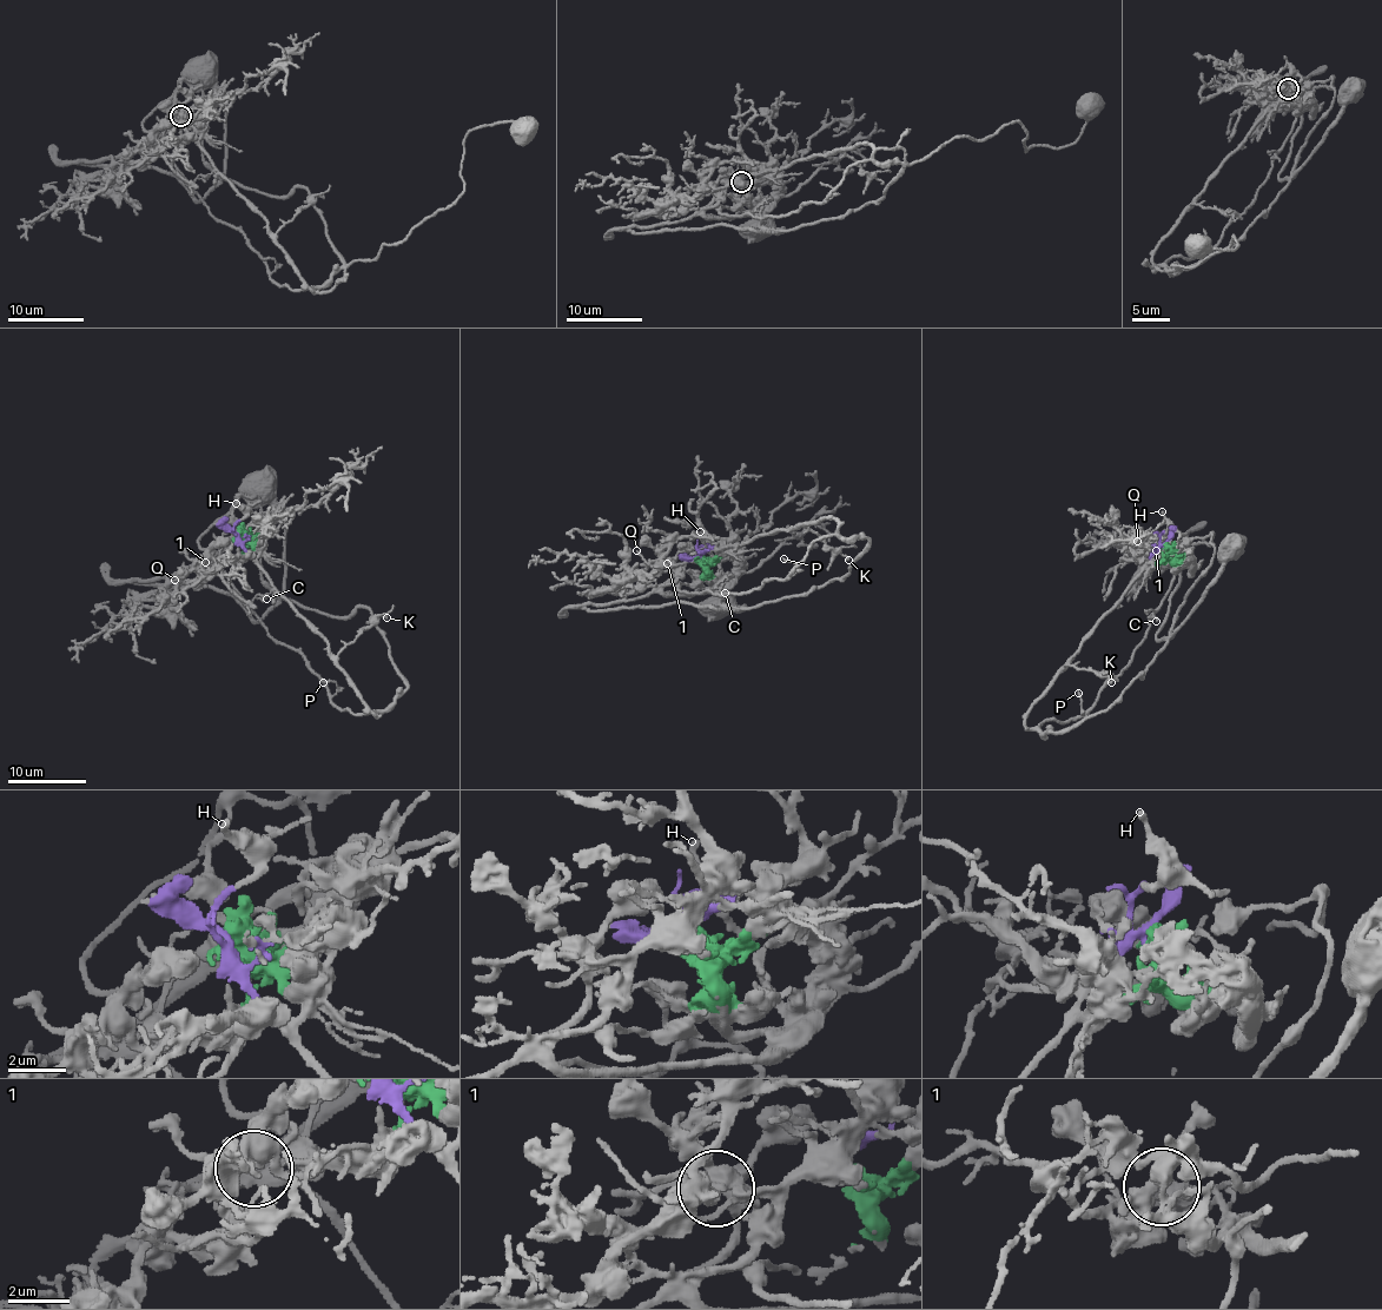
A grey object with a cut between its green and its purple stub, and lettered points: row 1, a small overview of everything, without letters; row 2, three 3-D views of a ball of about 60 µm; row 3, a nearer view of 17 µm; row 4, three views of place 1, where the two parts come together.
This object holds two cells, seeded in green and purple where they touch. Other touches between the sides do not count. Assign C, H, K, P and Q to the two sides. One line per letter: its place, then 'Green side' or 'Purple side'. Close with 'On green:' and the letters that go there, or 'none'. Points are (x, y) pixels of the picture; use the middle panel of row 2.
C: Place: (725, 593). Purple side
H: Place: (700, 531). Purple side
K: Place: (848, 560). Purple side
P: Place: (784, 558). Purple side
Q: Place: (636, 550). Green side
On green: Q

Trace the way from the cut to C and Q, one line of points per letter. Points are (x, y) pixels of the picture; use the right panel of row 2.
C: (1166, 544), (1161, 544), (1027, 713), (1027, 728), (1083, 715), (1124, 670), (1154, 613), (1157, 621)
Q: (1166, 546), (1162, 561), (1158, 562), (1154, 560), (1157, 558), (1156, 548), (1146, 557), (1138, 540)

